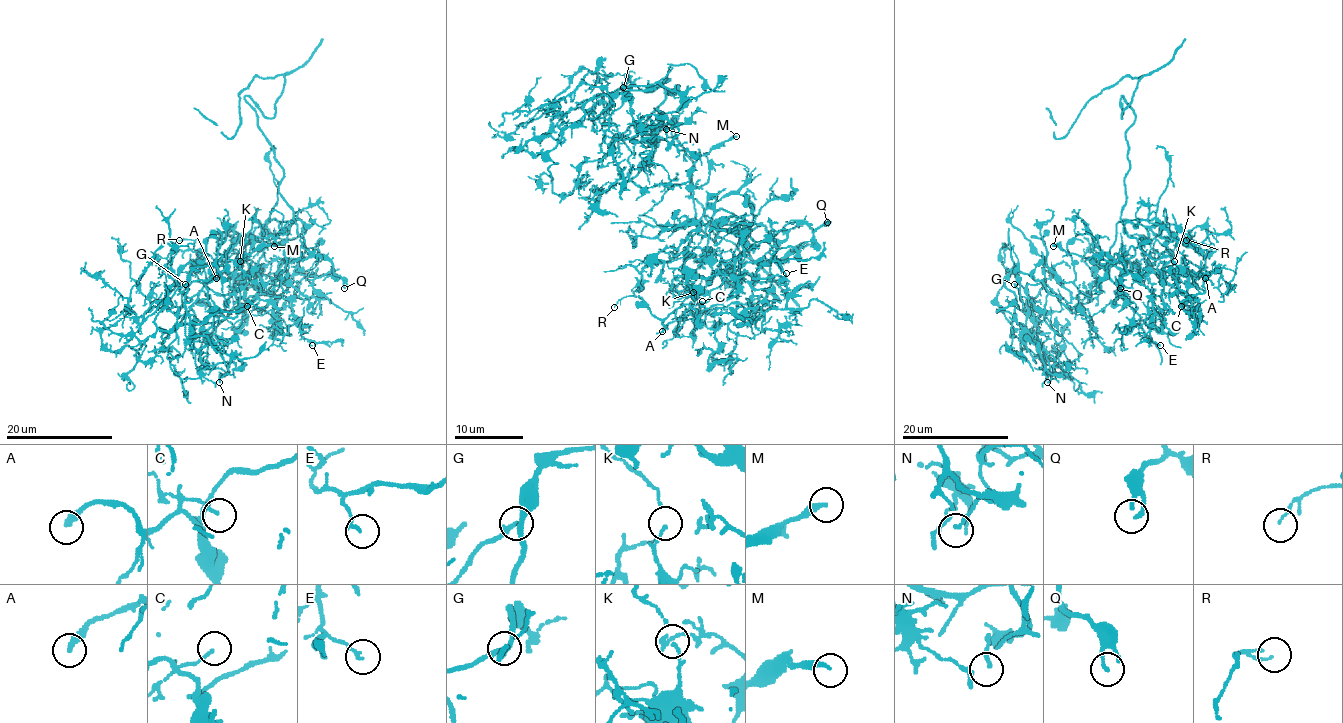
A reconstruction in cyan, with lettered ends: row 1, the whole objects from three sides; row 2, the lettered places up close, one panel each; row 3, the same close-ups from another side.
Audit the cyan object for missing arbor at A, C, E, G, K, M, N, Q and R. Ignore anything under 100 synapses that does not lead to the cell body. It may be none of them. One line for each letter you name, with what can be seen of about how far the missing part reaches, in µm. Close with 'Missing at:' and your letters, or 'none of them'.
Missing at: none of them

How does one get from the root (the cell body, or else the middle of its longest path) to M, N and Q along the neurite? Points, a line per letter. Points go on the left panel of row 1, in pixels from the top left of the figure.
M: (252, 276), (256, 265), (250, 270), (244, 260), (240, 264), (238, 257), (264, 245), (274, 246)
N: (252, 276), (213, 322), (180, 314), (181, 293), (217, 269), (191, 272), (184, 309), (219, 382)
Q: (252, 276), (279, 225), (292, 221), (303, 238), (299, 248), (326, 257), (344, 288)

